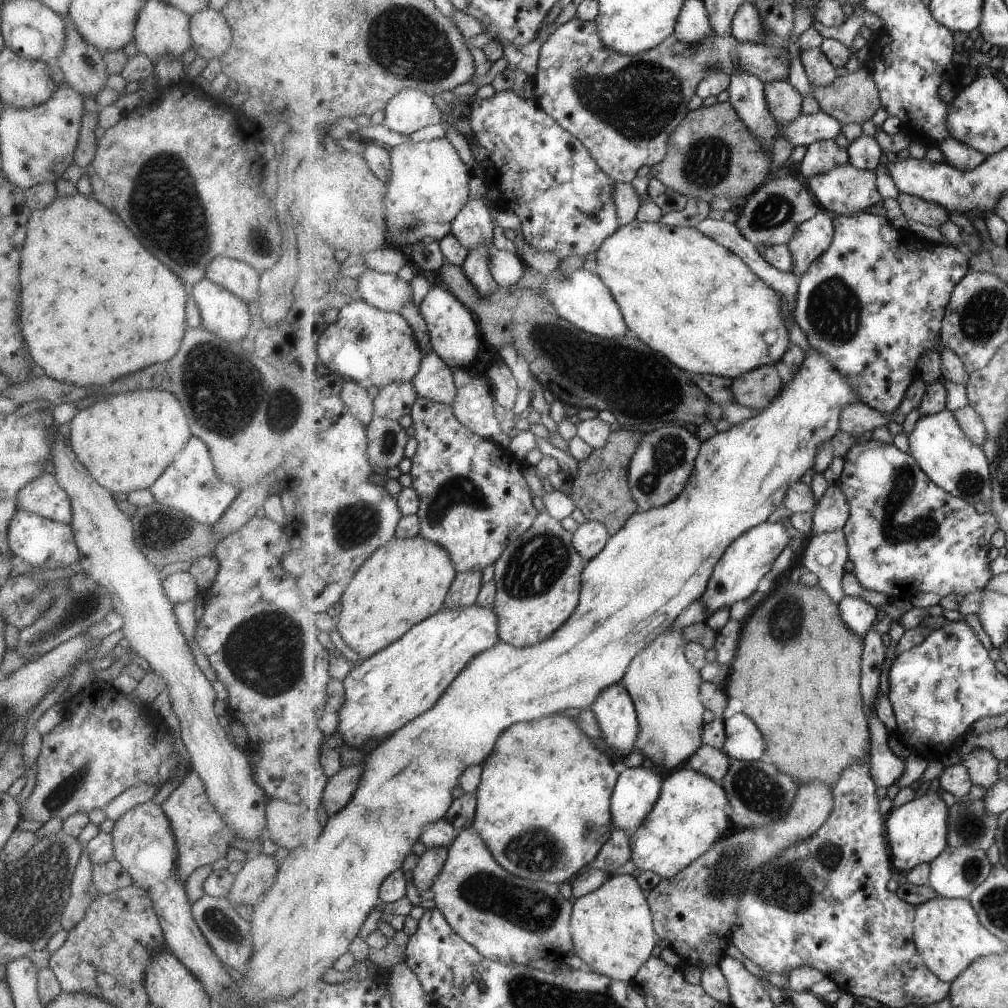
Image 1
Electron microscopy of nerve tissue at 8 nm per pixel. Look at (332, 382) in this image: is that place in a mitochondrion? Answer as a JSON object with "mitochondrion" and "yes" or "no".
{"mitochondrion":"no"}

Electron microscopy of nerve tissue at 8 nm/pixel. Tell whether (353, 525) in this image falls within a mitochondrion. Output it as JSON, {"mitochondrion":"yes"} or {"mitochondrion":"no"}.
{"mitochondrion":"yes"}

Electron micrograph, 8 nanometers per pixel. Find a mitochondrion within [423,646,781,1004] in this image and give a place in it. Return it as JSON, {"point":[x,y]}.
{"point":[534,909]}

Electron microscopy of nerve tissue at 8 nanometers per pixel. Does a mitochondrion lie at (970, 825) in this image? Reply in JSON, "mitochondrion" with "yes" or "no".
{"mitochondrion":"yes"}

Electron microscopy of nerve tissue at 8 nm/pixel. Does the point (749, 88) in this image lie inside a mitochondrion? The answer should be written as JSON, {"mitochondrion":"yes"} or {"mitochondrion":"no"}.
{"mitochondrion":"no"}

